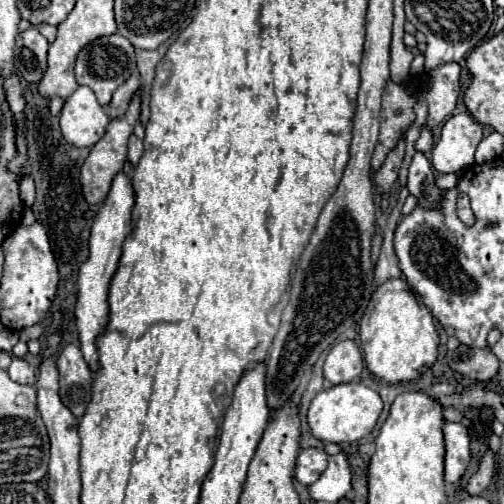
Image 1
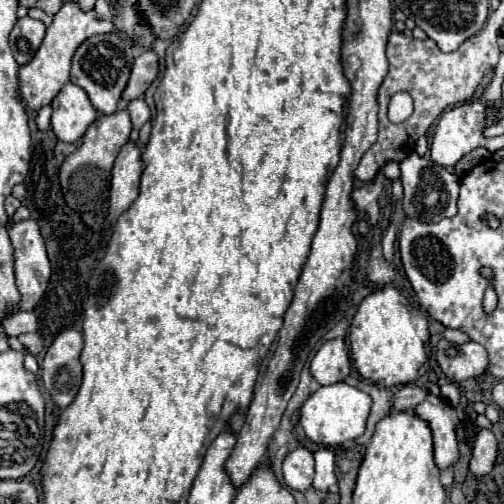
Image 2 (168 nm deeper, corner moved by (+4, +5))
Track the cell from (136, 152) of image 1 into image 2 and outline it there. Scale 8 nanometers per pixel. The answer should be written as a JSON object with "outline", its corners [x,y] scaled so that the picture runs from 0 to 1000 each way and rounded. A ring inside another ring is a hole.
{"outline":[[[266,196],[254,204],[254,220],[262,232],[262,252],[274,260],[294,236],[298,236],[298,216],[282,196]]]}

